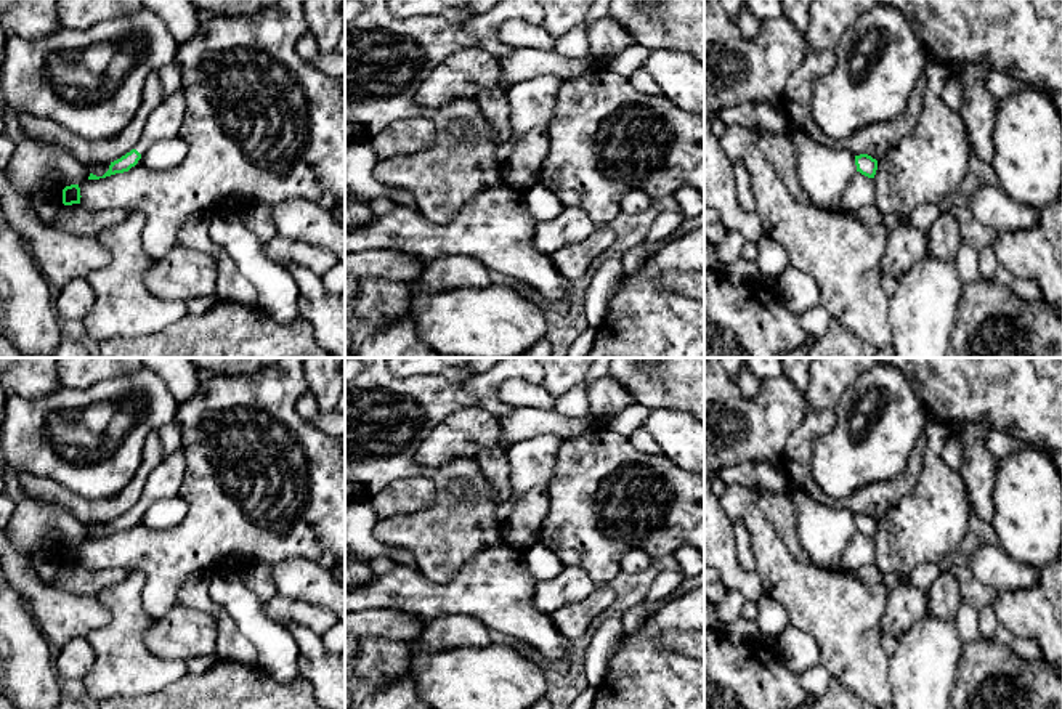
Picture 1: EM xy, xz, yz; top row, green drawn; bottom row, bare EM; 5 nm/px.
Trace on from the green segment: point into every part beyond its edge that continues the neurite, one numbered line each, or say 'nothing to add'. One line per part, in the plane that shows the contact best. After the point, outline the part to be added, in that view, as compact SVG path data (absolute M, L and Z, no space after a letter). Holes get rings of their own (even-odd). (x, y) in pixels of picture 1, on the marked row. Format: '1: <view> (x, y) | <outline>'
1: xy (166, 121) | M181 90L165 96L149 115L143 136L135 149L143 156L152 143L180 136L184 109L186 98Z

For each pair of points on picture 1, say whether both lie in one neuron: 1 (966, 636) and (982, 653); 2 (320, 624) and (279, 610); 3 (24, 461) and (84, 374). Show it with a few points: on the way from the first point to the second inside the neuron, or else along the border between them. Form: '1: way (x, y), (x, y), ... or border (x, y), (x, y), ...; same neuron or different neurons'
1: border (980, 636), (964, 644); different neurons
2: way (310, 616), (289, 611); same neuron
3: border (111, 379), (103, 379), (85, 388), (61, 387); different neurons

